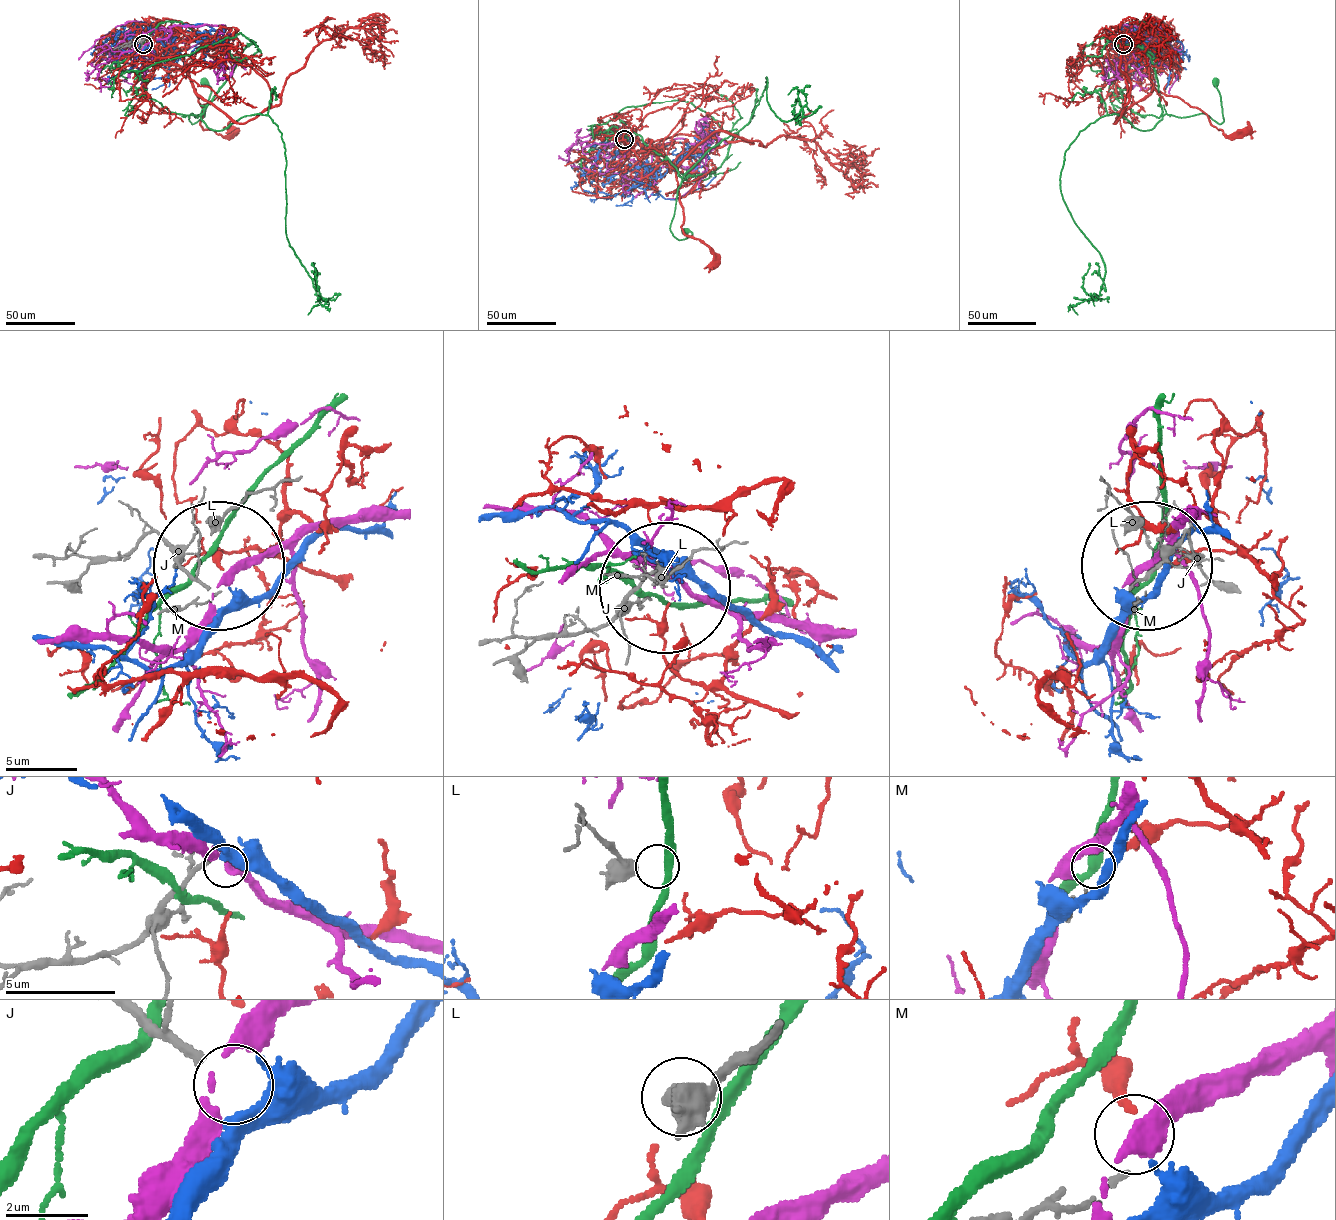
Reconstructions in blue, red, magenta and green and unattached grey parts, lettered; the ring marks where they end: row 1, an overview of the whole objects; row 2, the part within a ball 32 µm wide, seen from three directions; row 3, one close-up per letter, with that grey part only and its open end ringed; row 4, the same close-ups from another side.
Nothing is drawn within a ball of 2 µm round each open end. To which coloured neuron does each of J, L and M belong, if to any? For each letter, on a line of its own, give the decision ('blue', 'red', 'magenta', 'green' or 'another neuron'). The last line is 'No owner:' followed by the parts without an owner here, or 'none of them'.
J: blue
L: another neuron
M: red
No owner: L

